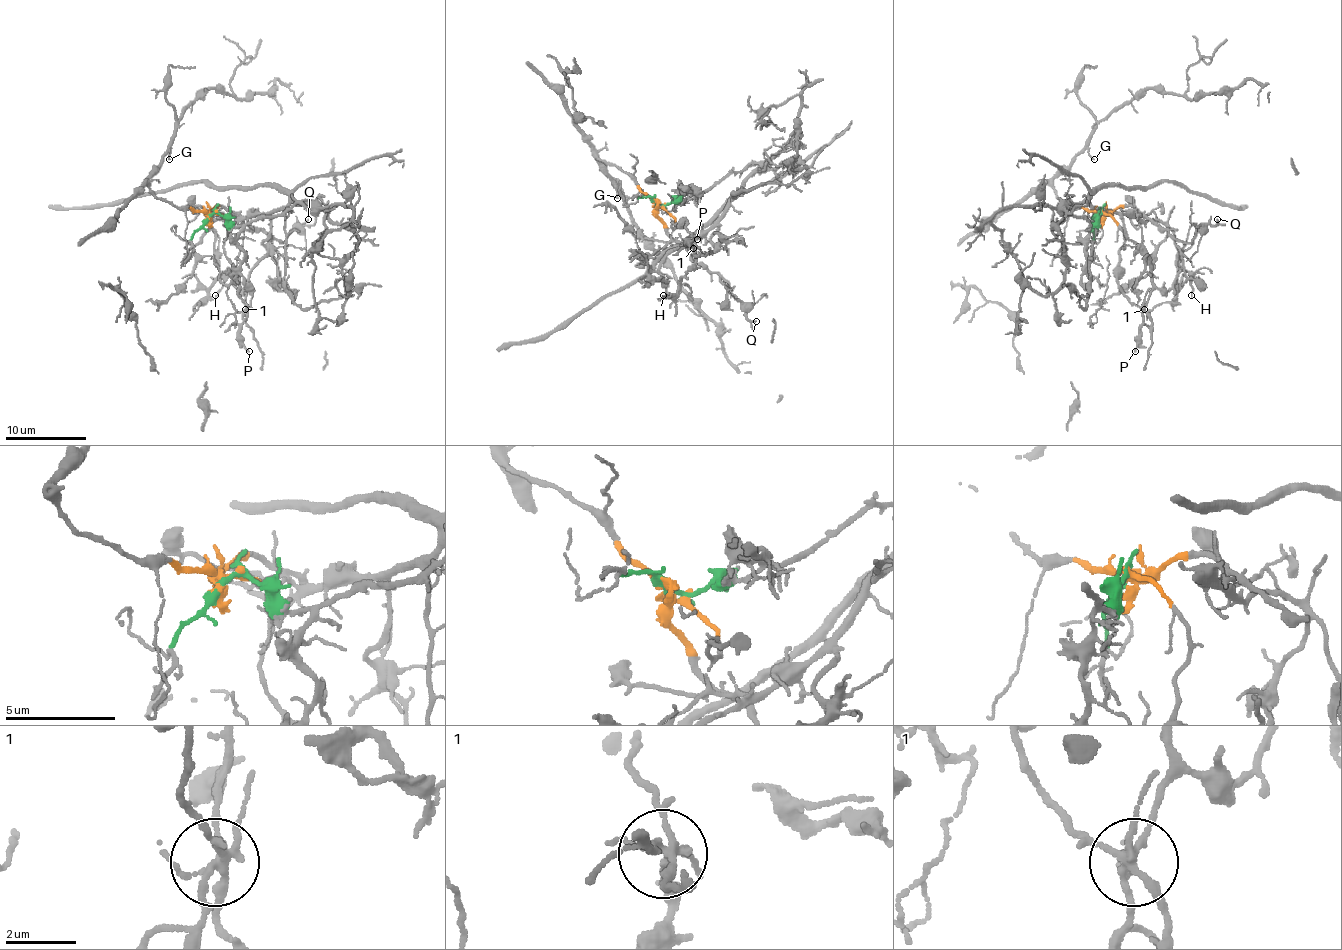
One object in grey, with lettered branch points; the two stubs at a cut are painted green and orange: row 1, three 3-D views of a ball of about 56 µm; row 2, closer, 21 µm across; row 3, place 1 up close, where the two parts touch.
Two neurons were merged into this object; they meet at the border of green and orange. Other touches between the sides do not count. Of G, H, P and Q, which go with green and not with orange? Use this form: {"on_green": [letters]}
{"on_green": ["H", "P"]}

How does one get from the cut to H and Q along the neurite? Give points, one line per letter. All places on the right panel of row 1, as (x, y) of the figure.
H: (1098, 216), (1094, 227), (1062, 200), (1114, 210), (1149, 259), (1155, 285), (1167, 290), (1186, 271), (1192, 296)
Q: (1098, 218), (1121, 206), (1133, 206), (1175, 239), (1190, 243), (1202, 227), (1216, 224), (1216, 218)

